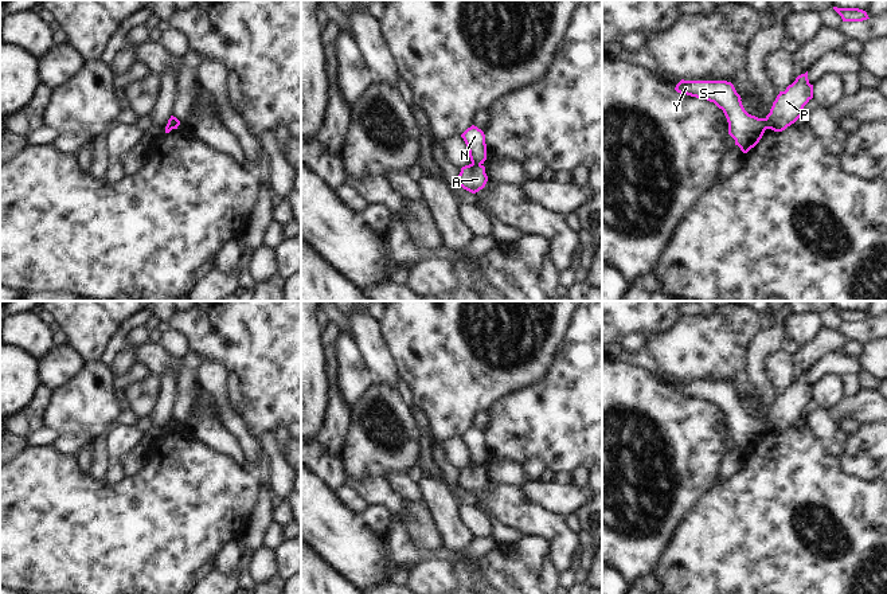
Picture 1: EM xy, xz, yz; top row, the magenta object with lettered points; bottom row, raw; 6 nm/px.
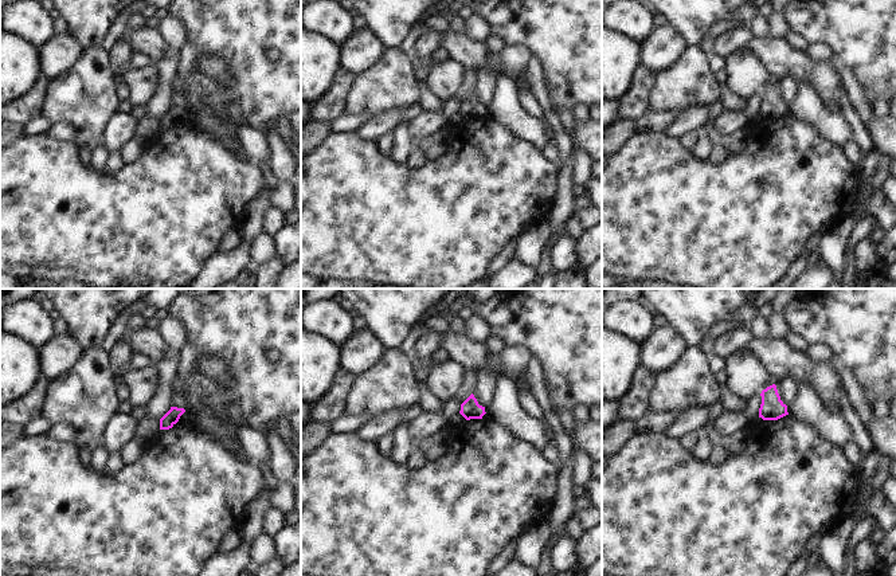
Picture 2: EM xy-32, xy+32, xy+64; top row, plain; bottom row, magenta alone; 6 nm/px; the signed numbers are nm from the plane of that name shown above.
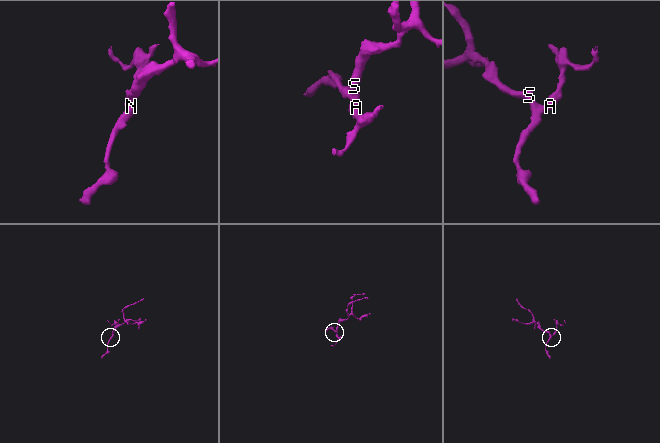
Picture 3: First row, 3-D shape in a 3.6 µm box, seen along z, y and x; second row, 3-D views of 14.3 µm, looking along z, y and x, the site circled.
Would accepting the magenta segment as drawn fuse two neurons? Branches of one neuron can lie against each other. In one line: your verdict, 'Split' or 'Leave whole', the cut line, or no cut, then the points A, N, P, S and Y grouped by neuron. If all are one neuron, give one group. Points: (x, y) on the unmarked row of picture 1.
Split. Split along yz (764, 419), (768, 429). Groups: A P / N S Y

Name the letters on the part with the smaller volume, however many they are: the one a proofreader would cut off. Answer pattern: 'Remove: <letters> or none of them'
Remove: A, P

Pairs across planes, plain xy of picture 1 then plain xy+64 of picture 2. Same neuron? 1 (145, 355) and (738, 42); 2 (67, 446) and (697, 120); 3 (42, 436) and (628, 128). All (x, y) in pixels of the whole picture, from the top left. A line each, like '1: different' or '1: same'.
1: different
2: same
3: different

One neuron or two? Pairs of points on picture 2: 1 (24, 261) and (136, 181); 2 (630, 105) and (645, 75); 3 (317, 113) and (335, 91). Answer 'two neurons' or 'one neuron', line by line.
1: one neuron
2: one neuron
3: one neuron

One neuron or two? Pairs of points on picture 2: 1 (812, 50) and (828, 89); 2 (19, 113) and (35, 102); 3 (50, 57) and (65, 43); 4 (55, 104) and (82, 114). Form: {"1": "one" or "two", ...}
{"1": "two", "2": "one", "3": "one", "4": "one"}

